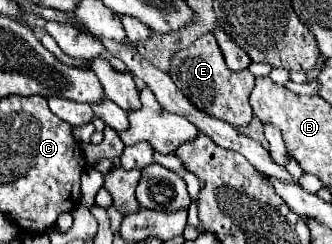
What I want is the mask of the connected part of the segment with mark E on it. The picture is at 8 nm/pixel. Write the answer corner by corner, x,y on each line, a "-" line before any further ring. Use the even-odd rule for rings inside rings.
212,32
202,34
188,48
182,48
172,56
172,60
170,60
170,78
188,96
188,100
194,106
208,112
210,116
226,120
234,128
246,126
252,120
252,106
248,102
248,94
252,92
254,76
248,70
232,72
232,70
226,68
224,56
222,56
222,52
218,48
218,42
216,42

